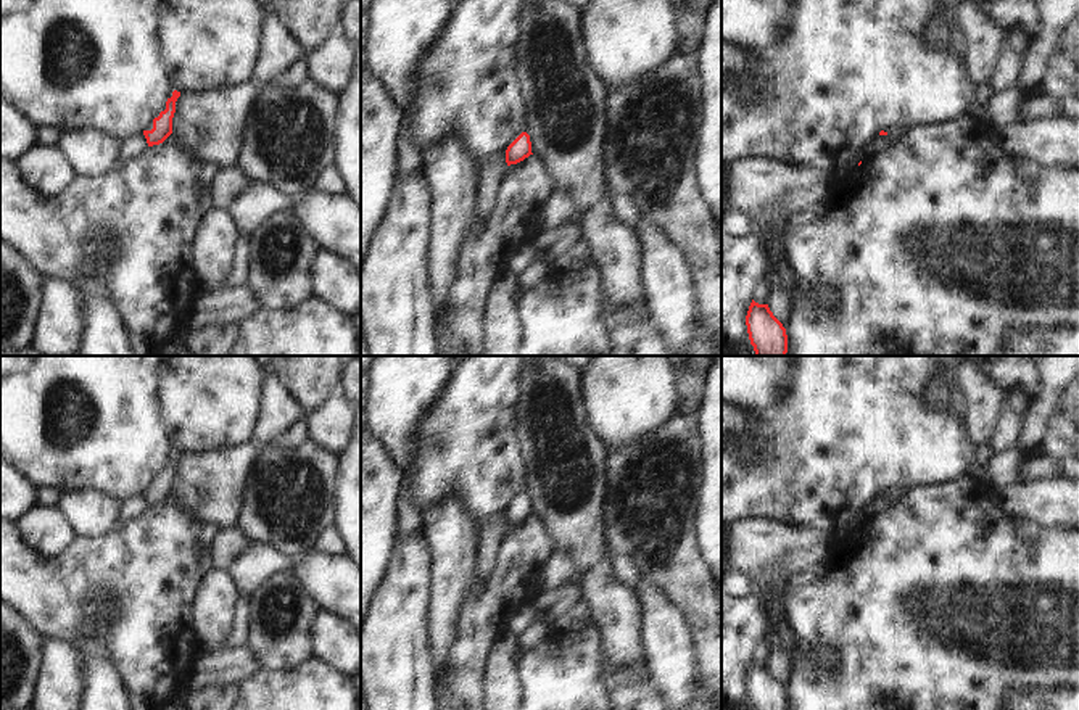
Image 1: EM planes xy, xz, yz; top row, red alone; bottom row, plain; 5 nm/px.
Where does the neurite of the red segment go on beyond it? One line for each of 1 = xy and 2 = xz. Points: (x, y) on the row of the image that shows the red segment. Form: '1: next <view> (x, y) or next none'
1: next none
2: next none

